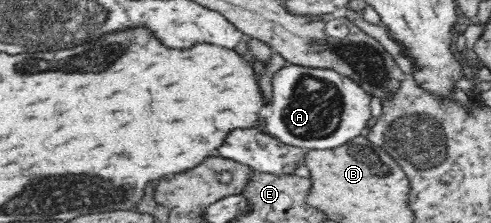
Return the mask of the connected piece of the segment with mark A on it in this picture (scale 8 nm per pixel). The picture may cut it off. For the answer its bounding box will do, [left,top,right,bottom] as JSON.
[261,64,372,150]

